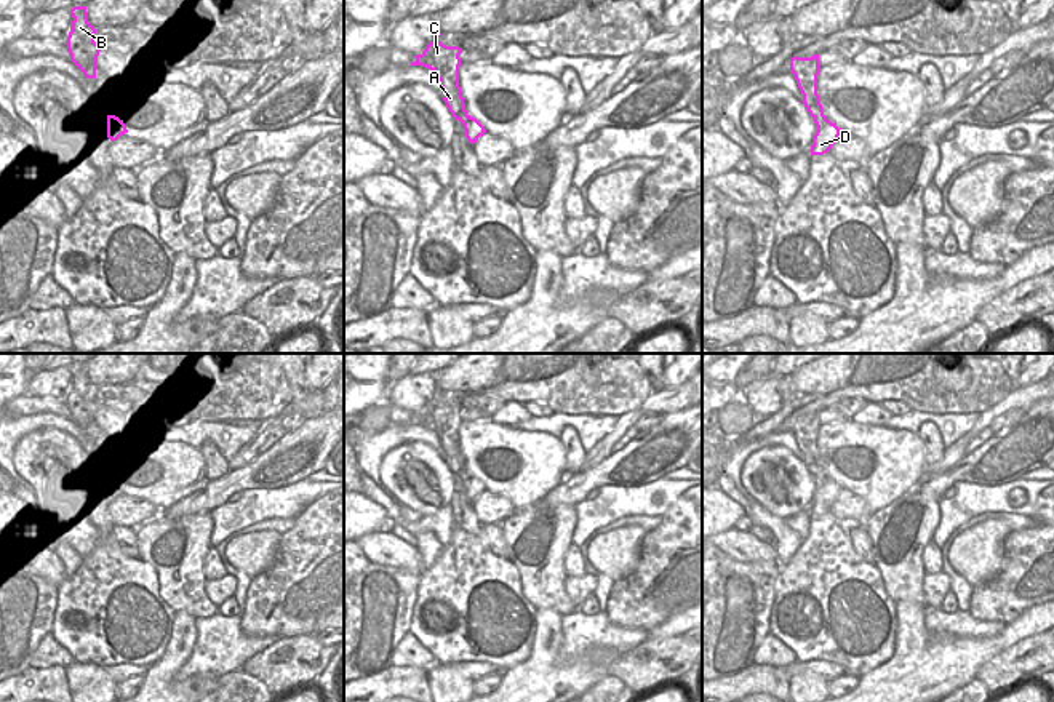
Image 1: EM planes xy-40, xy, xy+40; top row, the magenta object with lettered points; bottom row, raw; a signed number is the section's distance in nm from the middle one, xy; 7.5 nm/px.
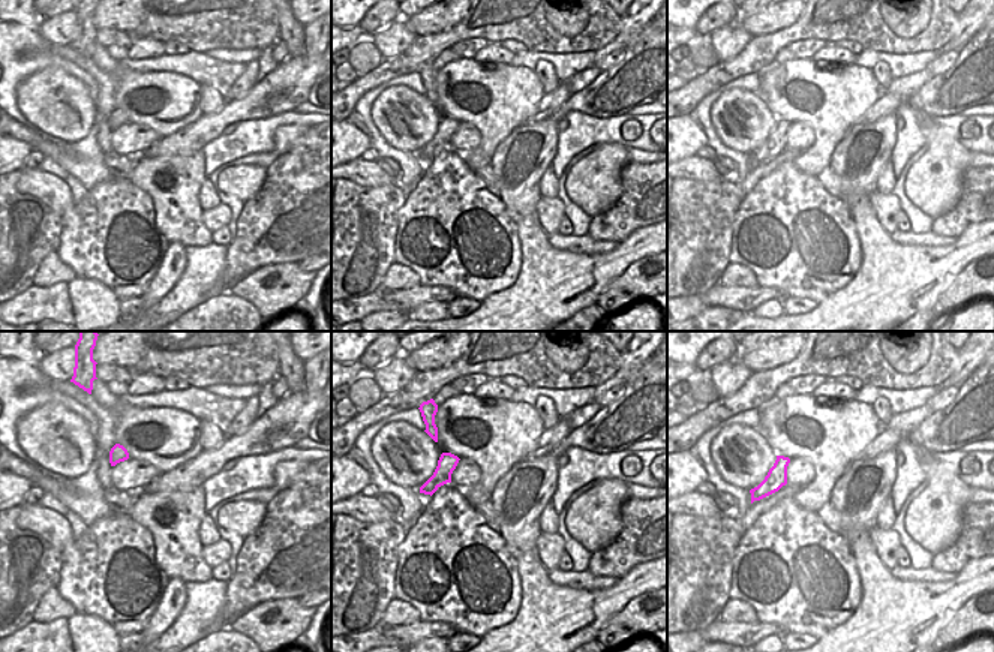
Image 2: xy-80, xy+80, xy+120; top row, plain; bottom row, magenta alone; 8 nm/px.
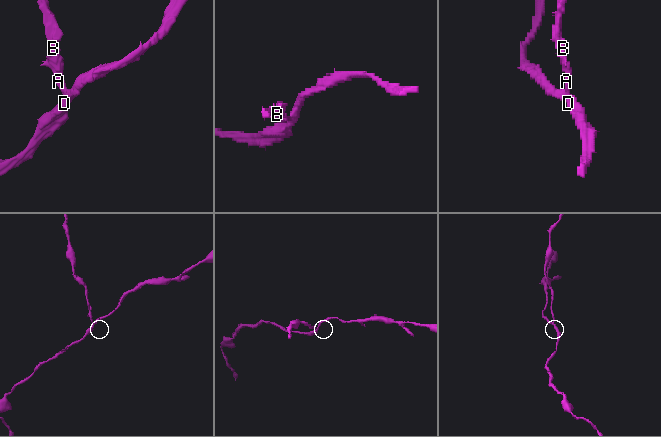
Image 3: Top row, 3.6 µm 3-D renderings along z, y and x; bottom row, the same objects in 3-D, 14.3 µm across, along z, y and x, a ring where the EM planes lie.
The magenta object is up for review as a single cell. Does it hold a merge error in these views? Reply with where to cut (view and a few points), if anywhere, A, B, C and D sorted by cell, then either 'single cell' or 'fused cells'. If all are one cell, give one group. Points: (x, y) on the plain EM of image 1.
cut in xy+40 along (826, 477), (818, 488); A B C / D; fused cells

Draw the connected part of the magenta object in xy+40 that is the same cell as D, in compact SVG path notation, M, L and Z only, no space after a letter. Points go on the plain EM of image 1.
M825 478L825 483L819 486L812 496L811 513L824 513L830 510L840 491L841 491L841 486L838 486L830 478Z

